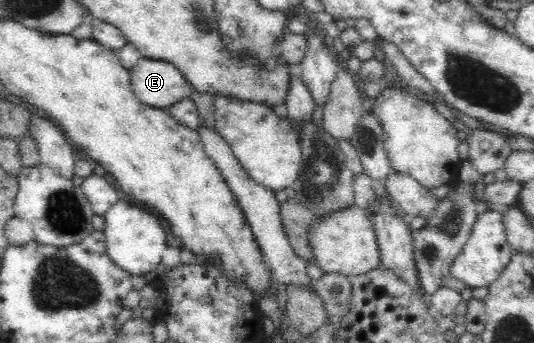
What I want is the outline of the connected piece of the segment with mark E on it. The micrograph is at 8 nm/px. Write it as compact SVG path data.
M140 58L129 69L131 90L138 101L158 108L167 108L186 99L193 87L186 76L171 63L152 58Z

